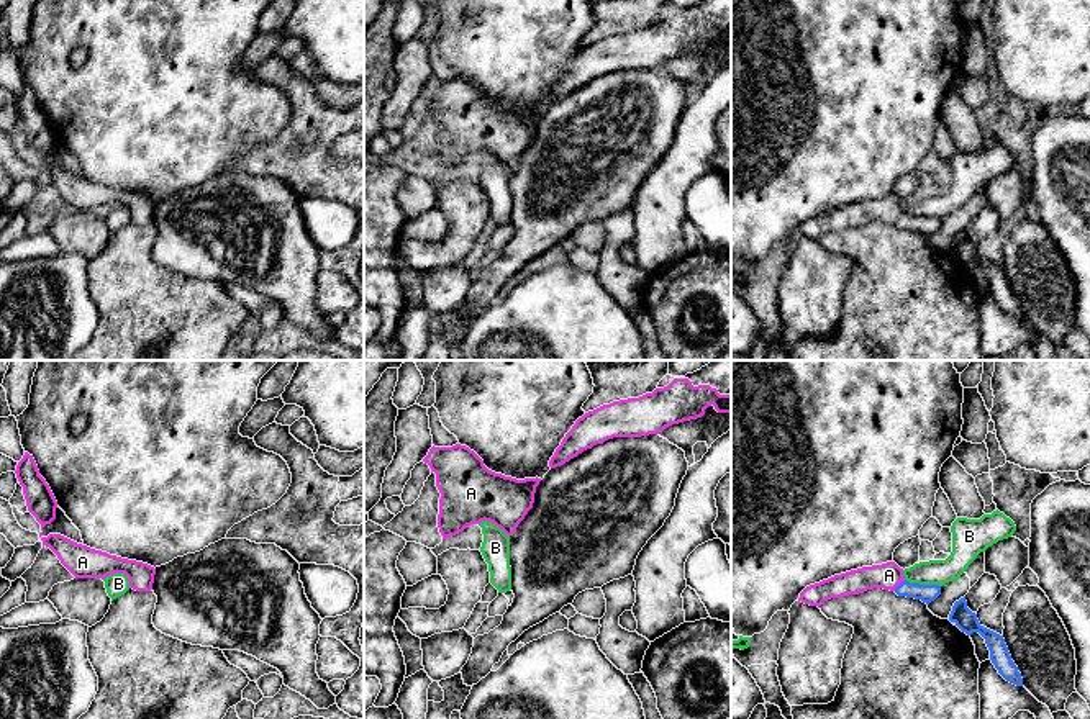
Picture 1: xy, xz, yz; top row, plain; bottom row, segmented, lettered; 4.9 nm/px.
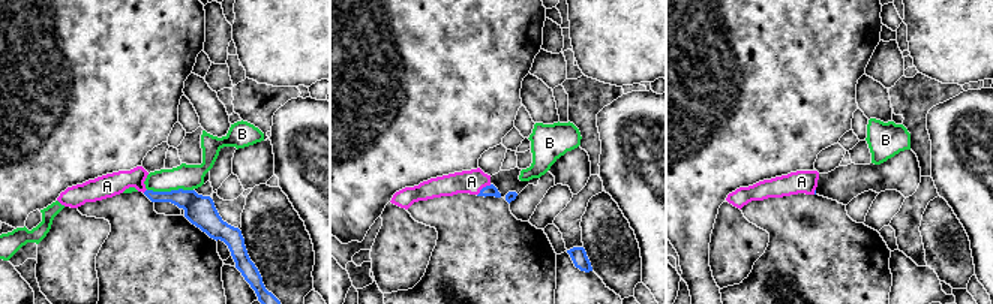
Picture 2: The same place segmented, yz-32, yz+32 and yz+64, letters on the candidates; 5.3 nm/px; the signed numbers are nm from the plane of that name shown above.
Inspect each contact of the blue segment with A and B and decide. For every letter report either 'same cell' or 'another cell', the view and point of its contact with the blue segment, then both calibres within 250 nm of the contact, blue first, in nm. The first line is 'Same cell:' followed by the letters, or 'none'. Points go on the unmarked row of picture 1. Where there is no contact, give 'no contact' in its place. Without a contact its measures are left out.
Same cell: A
A: same cell; contact yz (899, 218); calibres 90 and 130 nm
B: another cell; contact yz (923, 218); calibres 90 and 130 nm

